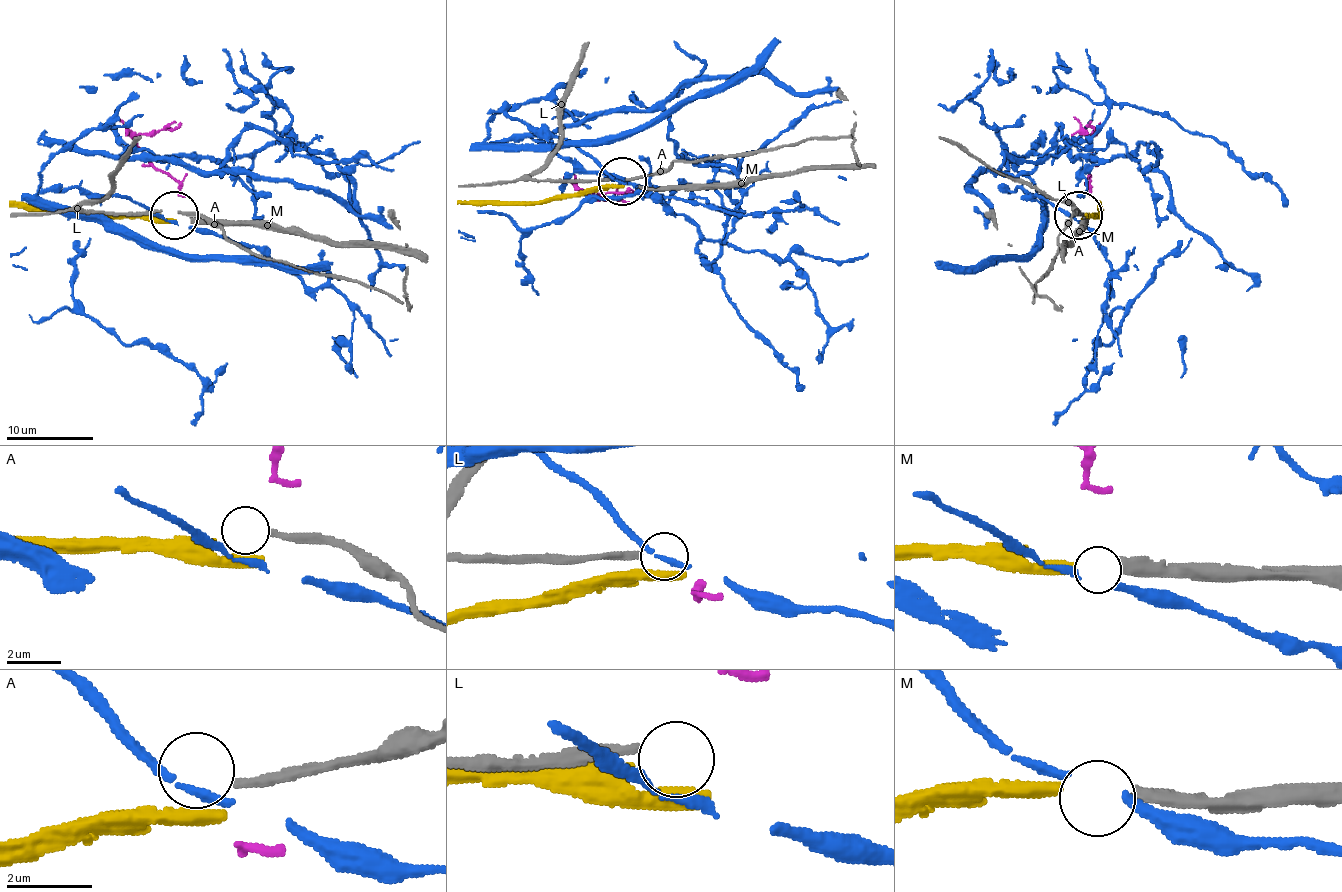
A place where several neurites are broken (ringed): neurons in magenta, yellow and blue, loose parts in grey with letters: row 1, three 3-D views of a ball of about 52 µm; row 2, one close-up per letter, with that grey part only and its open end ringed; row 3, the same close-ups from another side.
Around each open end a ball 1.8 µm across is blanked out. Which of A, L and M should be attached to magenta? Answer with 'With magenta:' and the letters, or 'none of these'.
With magenta: none of these

